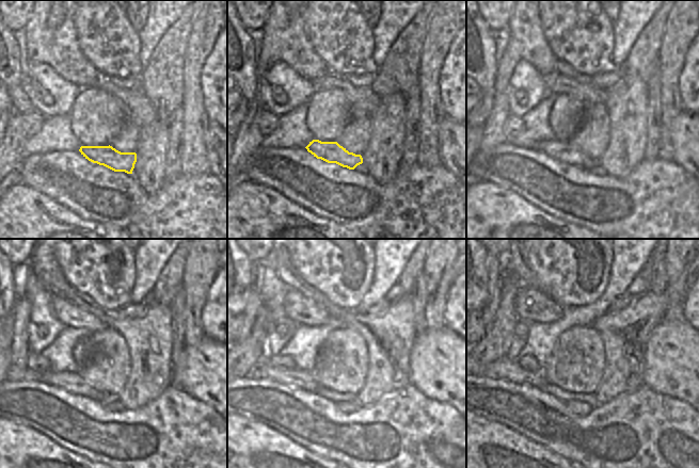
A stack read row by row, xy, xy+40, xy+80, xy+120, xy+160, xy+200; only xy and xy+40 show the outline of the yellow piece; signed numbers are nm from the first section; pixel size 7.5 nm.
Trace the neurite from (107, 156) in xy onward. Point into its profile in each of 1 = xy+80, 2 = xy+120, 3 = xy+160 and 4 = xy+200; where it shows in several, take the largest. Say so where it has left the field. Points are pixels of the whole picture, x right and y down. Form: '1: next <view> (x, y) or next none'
1: next xy+80 (564, 151)
2: next xy+120 (72, 382)
3: next xy+160 (300, 378)
4: next xy+200 (504, 368)

